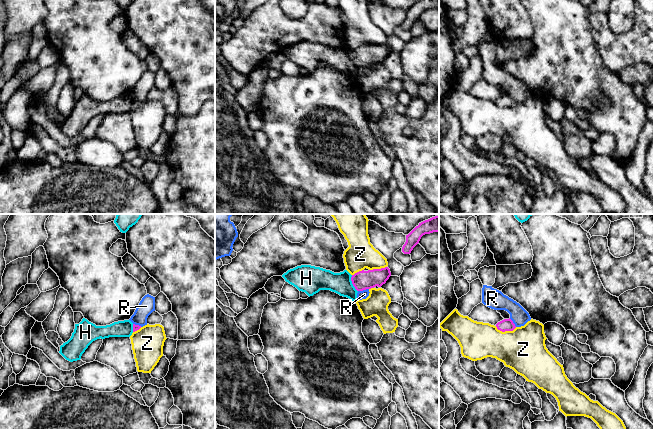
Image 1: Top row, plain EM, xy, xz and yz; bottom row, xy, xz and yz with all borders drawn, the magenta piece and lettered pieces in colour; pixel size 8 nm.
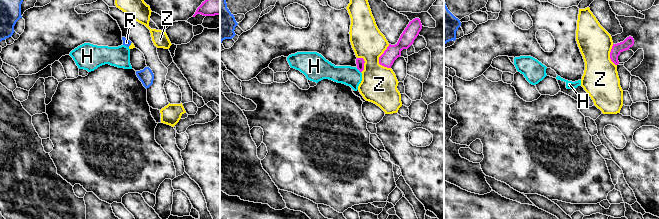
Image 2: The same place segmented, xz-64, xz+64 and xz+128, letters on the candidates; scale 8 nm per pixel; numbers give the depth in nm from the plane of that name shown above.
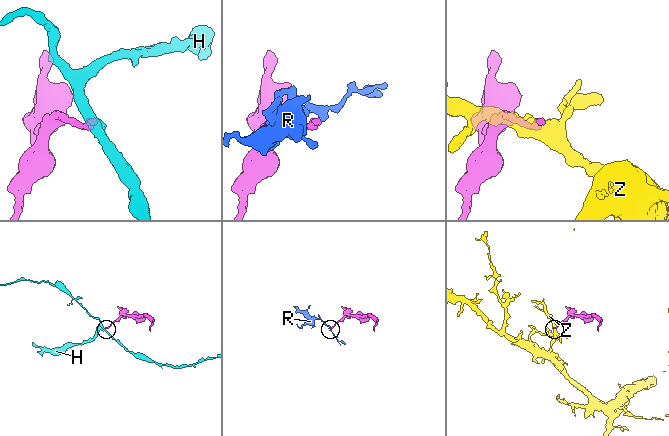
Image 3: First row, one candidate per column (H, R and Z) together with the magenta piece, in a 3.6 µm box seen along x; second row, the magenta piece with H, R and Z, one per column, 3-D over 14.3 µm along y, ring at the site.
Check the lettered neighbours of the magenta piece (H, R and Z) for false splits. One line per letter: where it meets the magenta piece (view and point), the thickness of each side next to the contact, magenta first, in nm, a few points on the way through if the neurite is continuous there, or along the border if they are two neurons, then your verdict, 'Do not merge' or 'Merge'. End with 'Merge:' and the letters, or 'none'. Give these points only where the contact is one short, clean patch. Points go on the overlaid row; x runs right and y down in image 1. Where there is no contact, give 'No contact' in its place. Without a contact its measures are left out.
H: Touches magenta at xz (352, 283). Thickness 160 nm (magenta) against 170 nm. Boundary: xz (351, 275), (351, 283), (357, 291). Do not merge
R: Touches magenta at xz (363, 289). Thickness 160 nm (magenta) against 70 nm. Boundary: xz (368, 288), (358, 291). Do not merge
Z: Touches magenta at yz (506, 330). Thickness 100 nm (magenta) against 360 nm. Boundary: yz (495, 326), (502, 331), (512, 331), (516, 327). Do not merge
Merge: none

